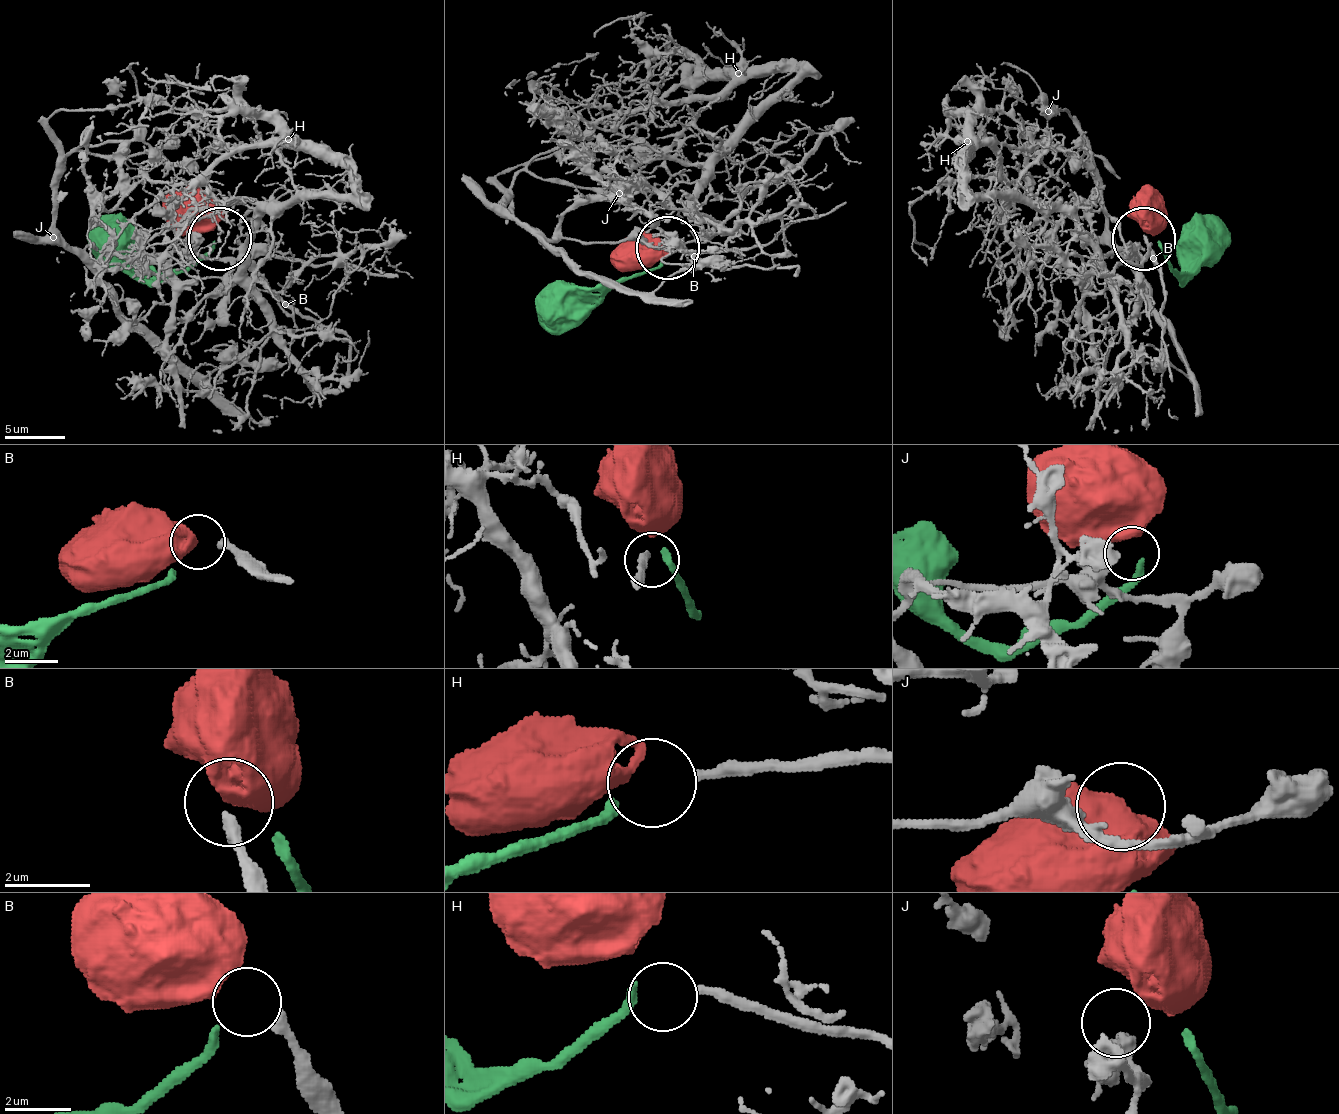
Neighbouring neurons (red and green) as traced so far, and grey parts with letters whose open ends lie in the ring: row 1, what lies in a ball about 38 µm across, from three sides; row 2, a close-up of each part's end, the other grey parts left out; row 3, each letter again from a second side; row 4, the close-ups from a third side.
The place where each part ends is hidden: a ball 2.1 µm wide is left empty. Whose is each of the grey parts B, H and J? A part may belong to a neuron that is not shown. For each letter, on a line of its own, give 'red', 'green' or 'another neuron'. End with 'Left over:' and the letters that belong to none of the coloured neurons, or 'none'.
B: red
H: green
J: another neuron
Left over: J

